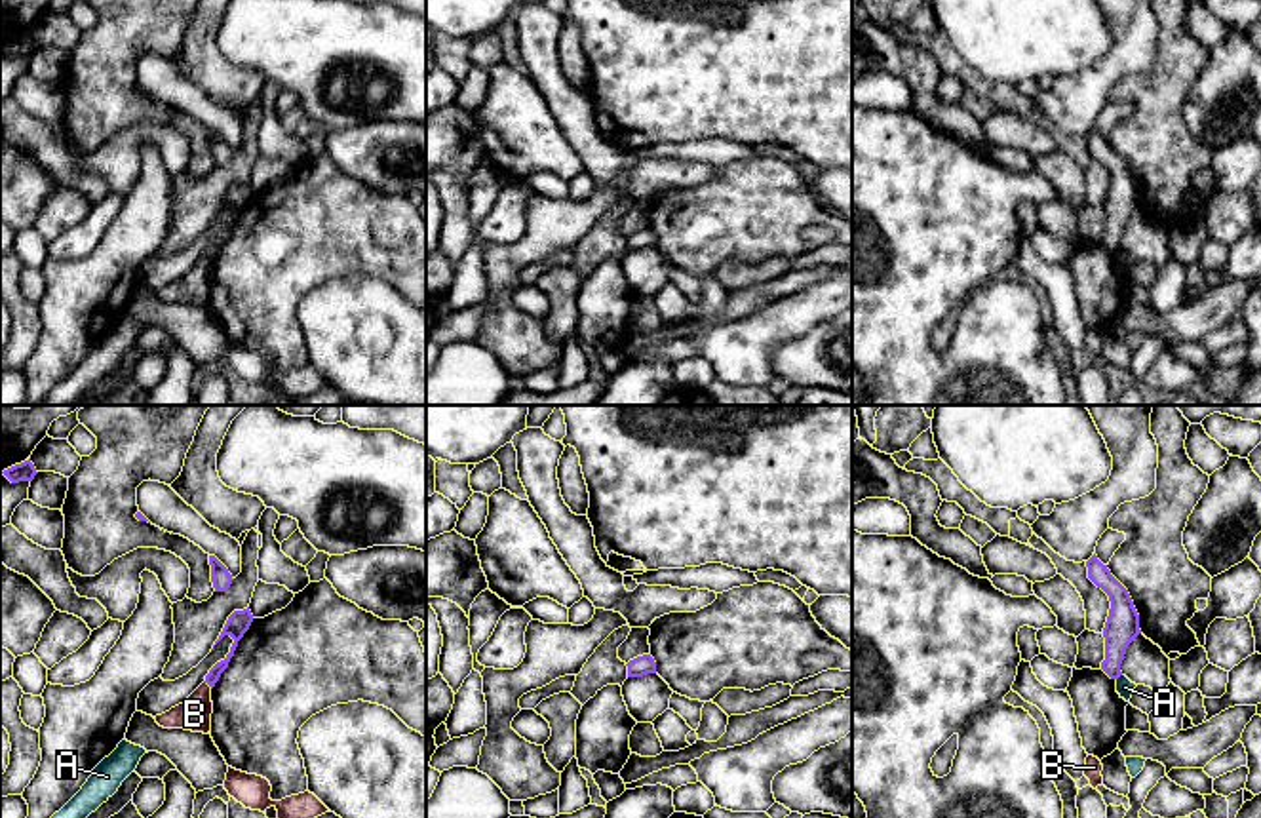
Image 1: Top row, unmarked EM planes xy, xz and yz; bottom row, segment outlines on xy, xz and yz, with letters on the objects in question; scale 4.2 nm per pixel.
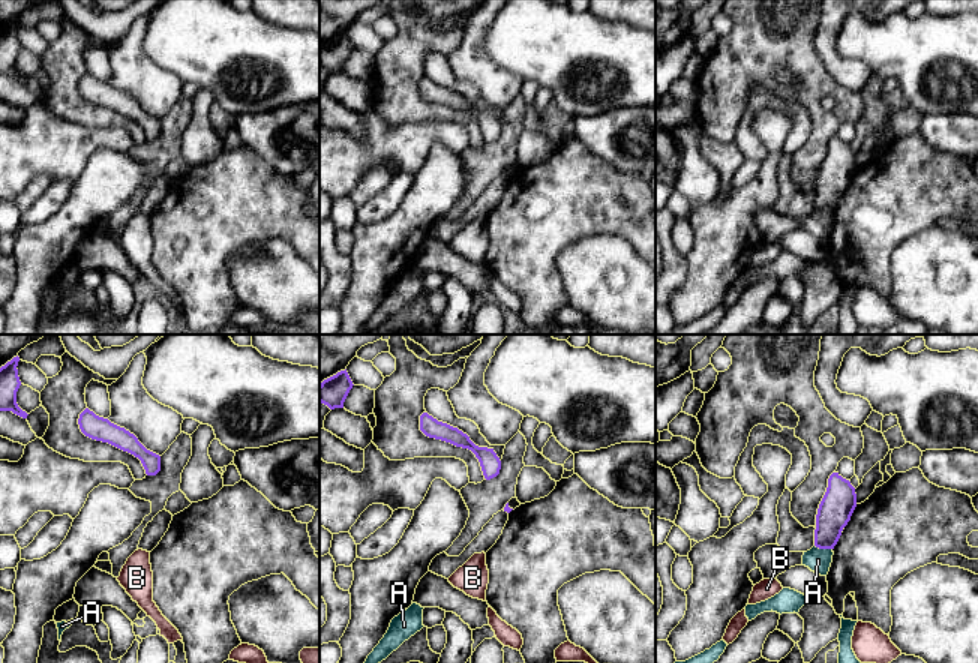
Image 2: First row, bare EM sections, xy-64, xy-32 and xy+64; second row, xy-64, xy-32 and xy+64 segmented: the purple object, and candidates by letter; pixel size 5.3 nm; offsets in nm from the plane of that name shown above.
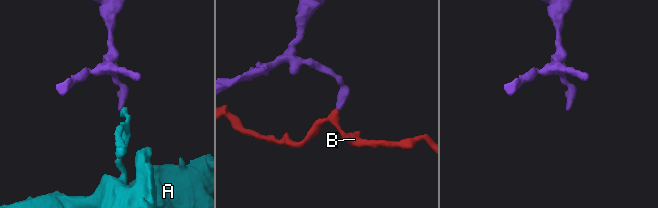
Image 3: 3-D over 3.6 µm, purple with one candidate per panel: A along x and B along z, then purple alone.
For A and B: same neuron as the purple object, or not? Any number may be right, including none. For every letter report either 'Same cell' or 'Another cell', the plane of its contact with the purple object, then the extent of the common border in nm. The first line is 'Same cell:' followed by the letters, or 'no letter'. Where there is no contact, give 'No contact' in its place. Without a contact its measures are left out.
Same cell: no letter
A: Another cell. Touches purple in yz. Shared border 40 nm
B: Another cell. Touches purple in xy. Shared border 50 nm

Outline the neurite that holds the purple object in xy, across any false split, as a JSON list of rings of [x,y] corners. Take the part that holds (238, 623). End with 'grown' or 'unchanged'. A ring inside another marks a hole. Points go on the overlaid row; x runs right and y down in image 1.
[[[249,607],[243,609],[243,611],[234,611],[234,613],[228,616],[228,620],[226,620],[226,624],[224,624],[224,628],[223,628],[219,639],[215,641],[215,645],[217,645],[224,635],[230,635],[230,637],[234,639],[234,643],[232,643],[230,652],[226,654],[226,658],[221,660],[221,662],[217,662],[217,664],[209,670],[209,673],[205,675],[205,681],[204,681],[204,683],[207,683],[211,689],[213,689],[215,683],[219,681],[221,673],[228,668],[228,662],[230,662],[230,658],[234,656],[234,651],[236,651],[236,647],[238,647],[238,641],[240,641],[240,639],[243,637],[243,633],[249,630],[251,622],[253,622],[253,614],[251,614]]]; unchanged

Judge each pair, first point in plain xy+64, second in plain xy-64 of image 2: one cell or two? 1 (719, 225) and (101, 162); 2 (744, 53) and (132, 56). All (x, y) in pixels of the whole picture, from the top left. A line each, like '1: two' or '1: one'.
1: one
2: two

